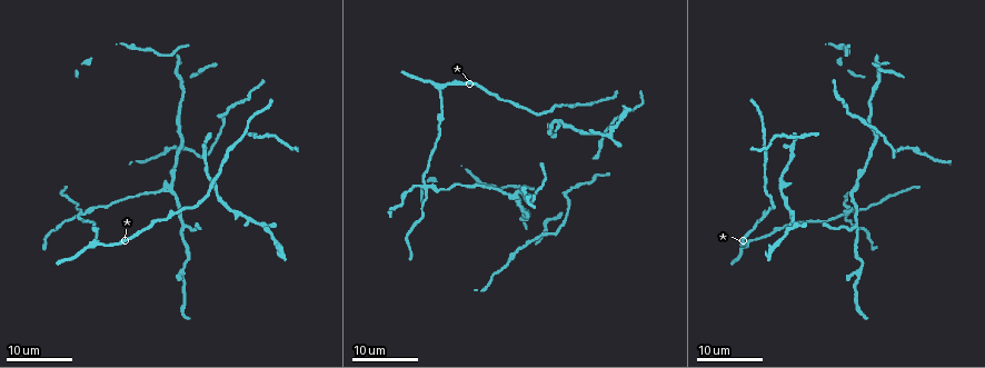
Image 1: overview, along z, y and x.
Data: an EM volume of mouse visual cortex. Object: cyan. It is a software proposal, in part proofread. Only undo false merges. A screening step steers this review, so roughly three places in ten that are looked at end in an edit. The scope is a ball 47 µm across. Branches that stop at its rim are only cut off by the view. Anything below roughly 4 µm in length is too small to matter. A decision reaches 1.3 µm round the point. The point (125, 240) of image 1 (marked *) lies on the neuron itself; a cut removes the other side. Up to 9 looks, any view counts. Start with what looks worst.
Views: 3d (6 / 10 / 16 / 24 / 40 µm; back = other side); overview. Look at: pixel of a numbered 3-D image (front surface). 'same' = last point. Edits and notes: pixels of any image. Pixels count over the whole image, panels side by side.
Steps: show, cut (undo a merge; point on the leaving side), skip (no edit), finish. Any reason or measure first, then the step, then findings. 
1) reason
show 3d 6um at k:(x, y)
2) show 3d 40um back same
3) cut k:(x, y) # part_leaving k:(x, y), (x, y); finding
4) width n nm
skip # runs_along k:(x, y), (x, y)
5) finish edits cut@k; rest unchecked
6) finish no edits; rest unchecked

four arms meet
show 3d 24um at 1:(423, 187)

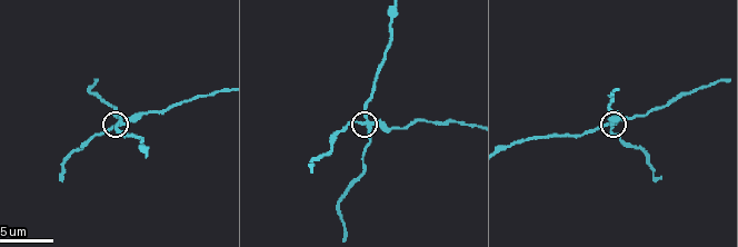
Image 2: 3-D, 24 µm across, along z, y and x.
zoom in
show 3d 6um at 2:(364, 121)

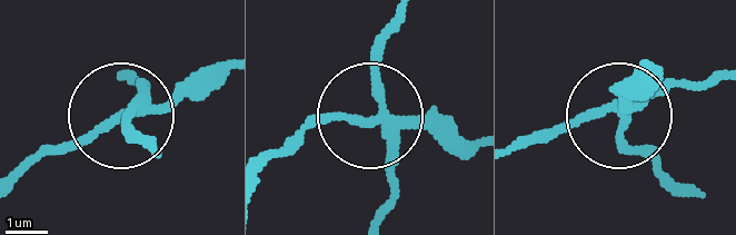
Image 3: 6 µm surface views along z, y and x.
arms 4
cut 3:(85, 142) # a second neuron is stuck on

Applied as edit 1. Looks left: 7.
show overview

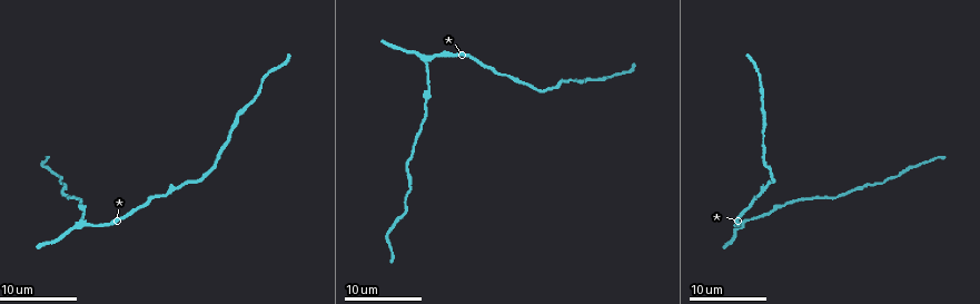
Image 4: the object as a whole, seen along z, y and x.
three-way junction
show 3d 10um at 4:(745, 222)

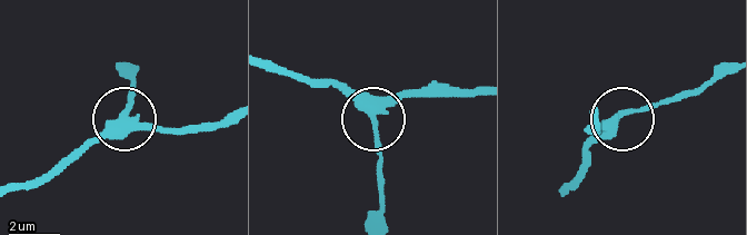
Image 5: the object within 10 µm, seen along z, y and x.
show 3d 6um at 5:(122, 117)

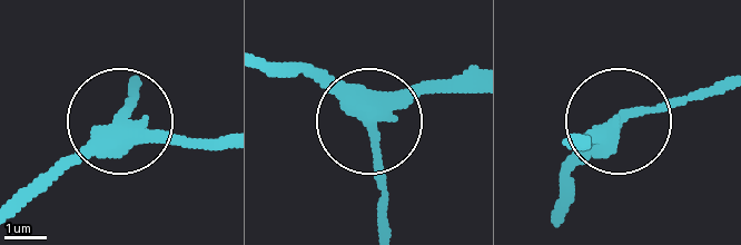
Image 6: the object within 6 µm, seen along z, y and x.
skip # runs_along 6:(592, 139), (616, 125), (563, 178); all the same neuron

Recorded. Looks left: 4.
finish edits cut@3; rest unchecked

